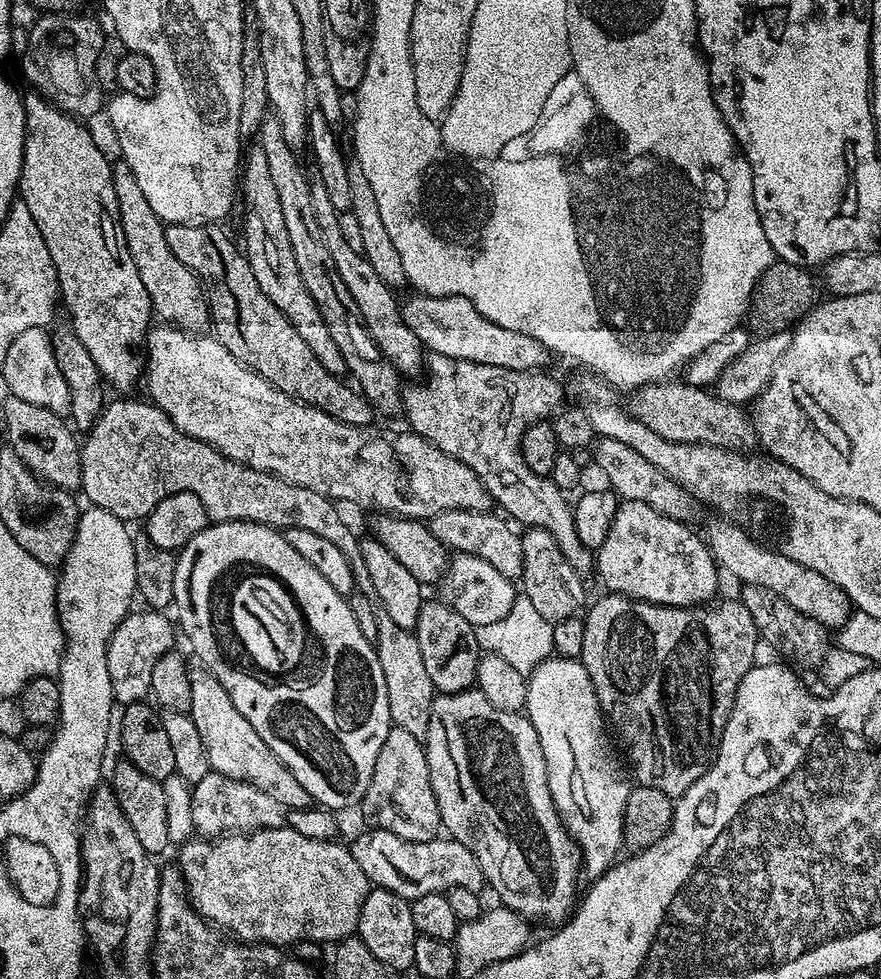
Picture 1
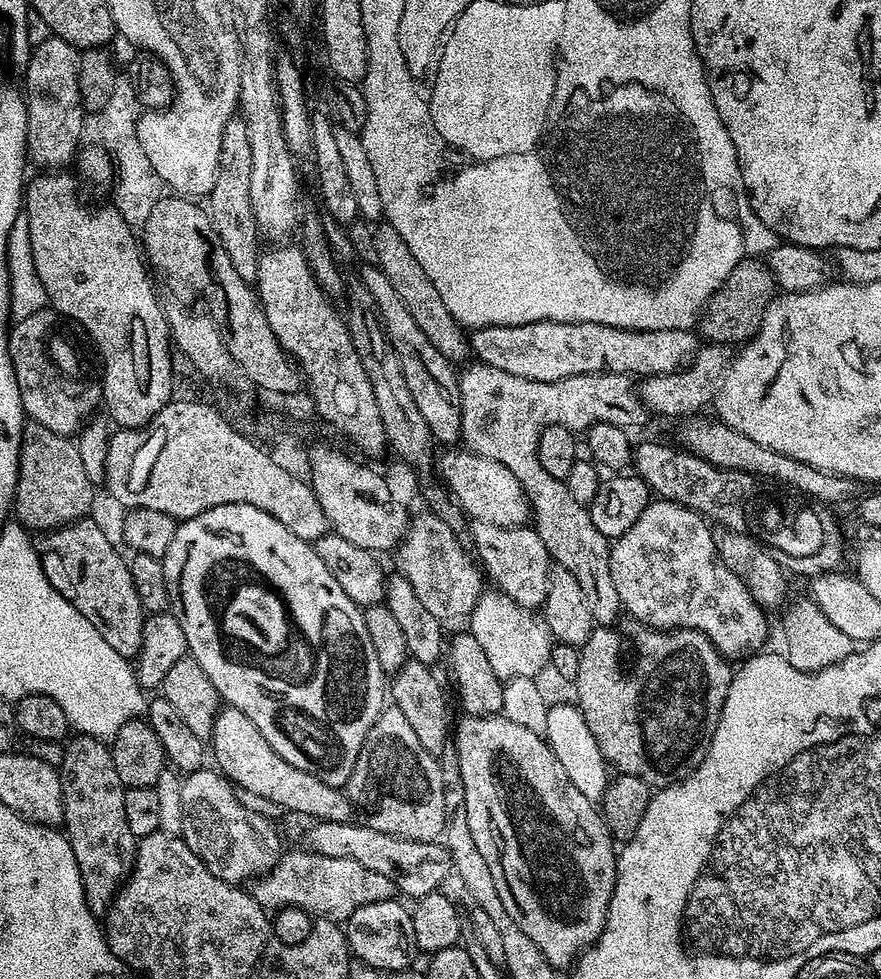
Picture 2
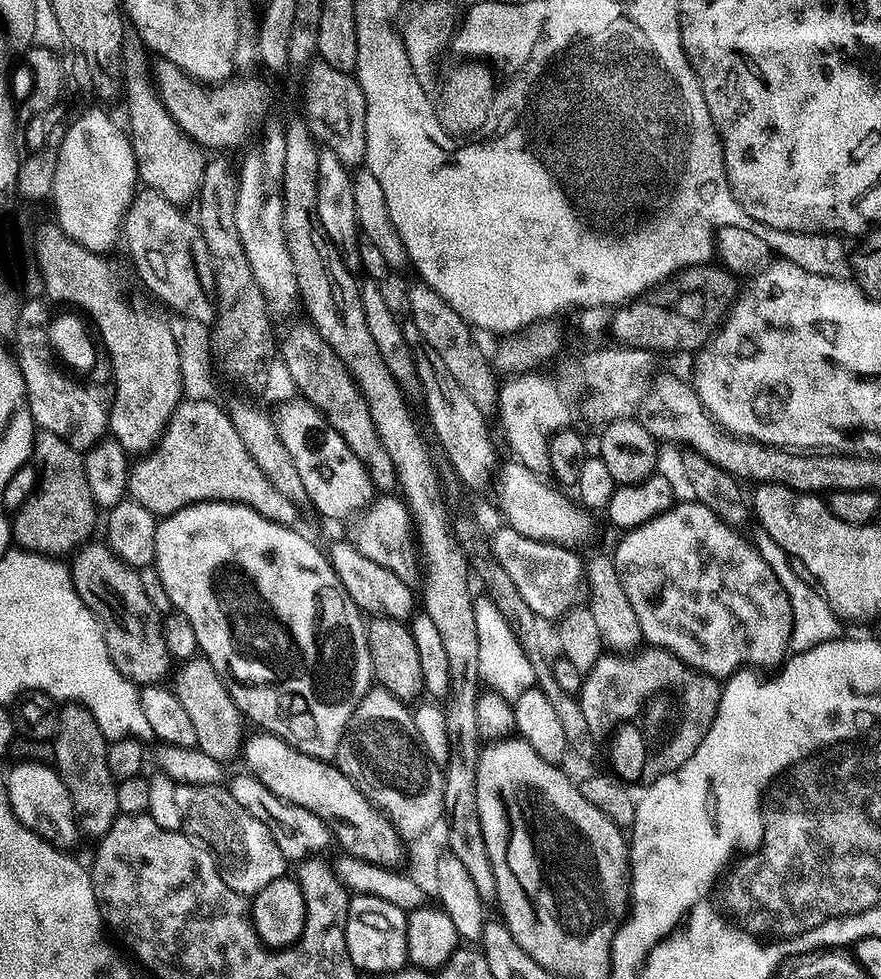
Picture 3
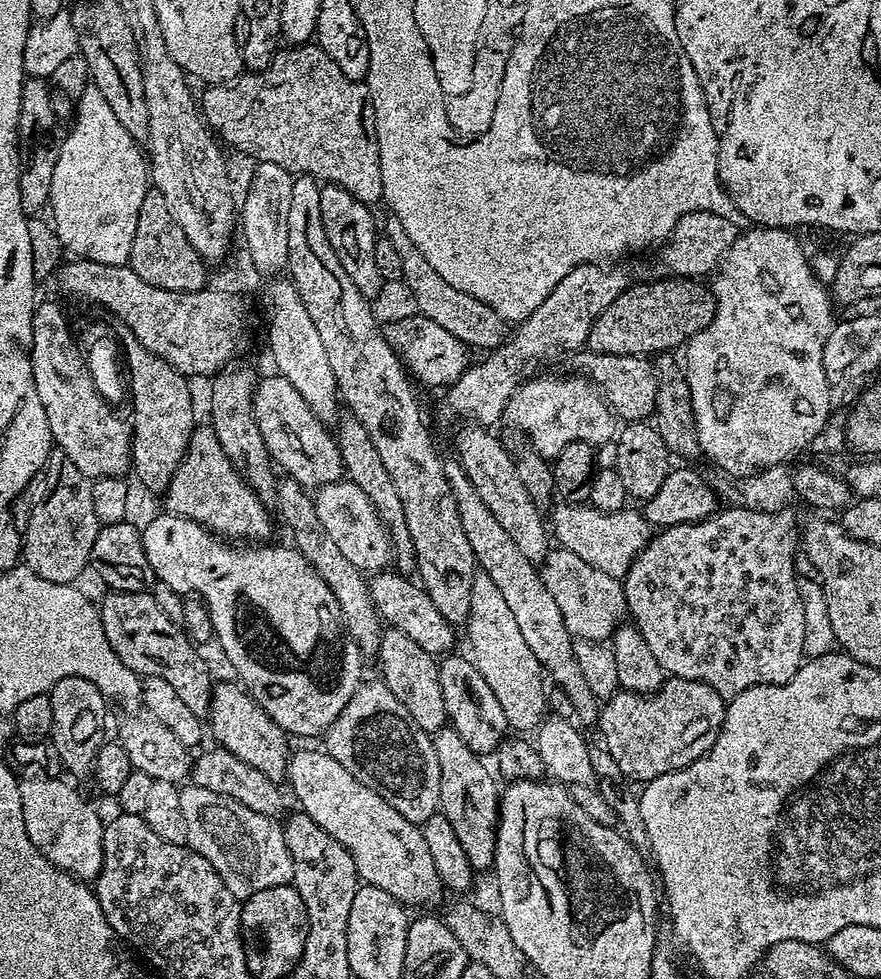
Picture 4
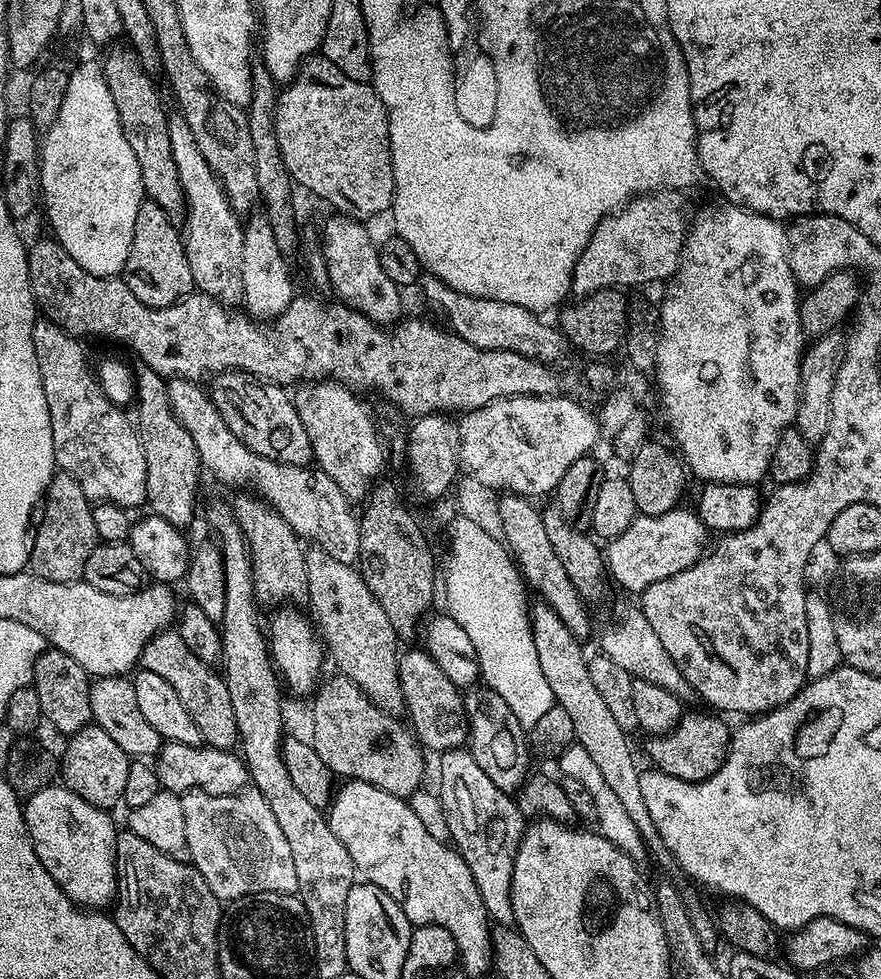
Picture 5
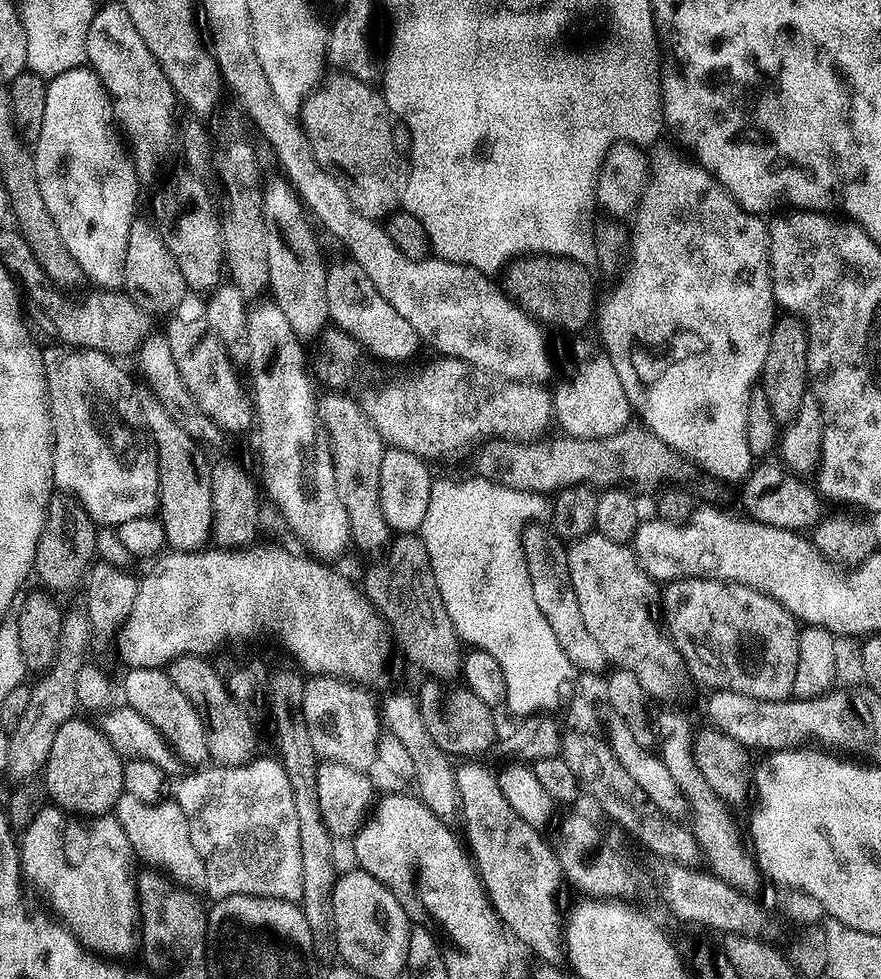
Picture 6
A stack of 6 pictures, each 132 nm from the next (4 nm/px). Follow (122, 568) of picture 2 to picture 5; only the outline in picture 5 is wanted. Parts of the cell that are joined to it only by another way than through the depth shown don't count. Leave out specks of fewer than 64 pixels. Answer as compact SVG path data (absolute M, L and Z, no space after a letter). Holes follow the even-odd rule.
M165 630L157 632L142 650L138 661L139 667L146 672L159 674L178 690L178 698L182 698L182 706L194 718L194 726L198 726L200 739L209 748L237 747L240 734L238 722L234 716L234 706L230 706L230 690L226 690L226 682L223 675L213 665L202 662L186 642L182 642L179 631Z

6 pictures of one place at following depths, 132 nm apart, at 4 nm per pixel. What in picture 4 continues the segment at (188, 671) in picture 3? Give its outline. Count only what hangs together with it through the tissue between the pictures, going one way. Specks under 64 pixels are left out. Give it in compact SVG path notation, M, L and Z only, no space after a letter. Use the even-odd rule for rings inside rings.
M217 683L212 690L212 701L208 707L206 717L210 736L215 743L225 748L234 758L242 758L246 766L254 766L254 770L262 770L266 778L280 782L288 775L288 762L290 759L290 737L283 732L266 714L247 691L239 683Z

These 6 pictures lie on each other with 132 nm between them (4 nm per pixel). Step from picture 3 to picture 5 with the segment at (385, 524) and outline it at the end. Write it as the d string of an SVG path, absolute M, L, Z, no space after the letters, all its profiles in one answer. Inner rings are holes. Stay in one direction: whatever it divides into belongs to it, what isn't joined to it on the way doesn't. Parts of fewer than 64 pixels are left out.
M172 378L167 381L167 386L172 412L178 418L178 422L182 422L182 426L186 426L186 434L190 434L190 438L194 438L194 450L198 450L200 463L207 471L209 468L222 483L233 484L234 487L240 488L236 490L261 488L264 491L262 493L263 499L293 528L301 541L312 540L308 542L315 542L334 558L338 558L338 562L355 565L359 561L360 521L357 513L352 513L353 501L349 500L346 494L342 494L342 490L338 486L338 482L334 482L334 478L330 478L325 472L321 472L312 466L299 468L293 464L277 464L275 460L251 452L233 434L230 426L226 426L222 414L216 409L215 399L211 395L208 397L199 388L201 385L197 381Z

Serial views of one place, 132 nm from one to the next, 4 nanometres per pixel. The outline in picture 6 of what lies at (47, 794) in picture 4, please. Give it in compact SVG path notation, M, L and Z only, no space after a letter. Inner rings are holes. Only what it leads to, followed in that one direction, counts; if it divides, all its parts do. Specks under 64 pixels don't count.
M49 806L43 808L38 814L38 818L34 818L34 822L30 822L28 828L23 829L20 845L20 863L23 873L29 881L37 880L44 887L44 892L48 895L48 900L52 903L51 911L66 925L70 931L76 936L76 939L84 945L85 948L105 957L105 958L128 958L132 951L138 948L138 909L136 906L136 882L134 879L134 871L132 872L132 860L134 861L134 853L130 842L126 838L126 834L122 830L122 826L117 822L115 815L105 814L89 819L85 822L83 819L77 818L75 815L69 814L63 808Z

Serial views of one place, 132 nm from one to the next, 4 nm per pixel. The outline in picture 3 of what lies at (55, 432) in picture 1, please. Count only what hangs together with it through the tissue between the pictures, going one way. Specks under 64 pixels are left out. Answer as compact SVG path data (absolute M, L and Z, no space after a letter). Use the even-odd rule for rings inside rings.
M37 431L34 464L40 467L40 485L36 493L17 510L11 521L12 540L17 549L37 552L39 556L68 558L93 539L98 509L86 482L84 457L58 434Z

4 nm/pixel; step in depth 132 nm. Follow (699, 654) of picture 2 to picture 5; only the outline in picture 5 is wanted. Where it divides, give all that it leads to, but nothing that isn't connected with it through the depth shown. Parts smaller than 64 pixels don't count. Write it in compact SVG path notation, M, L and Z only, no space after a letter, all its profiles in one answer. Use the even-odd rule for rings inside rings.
M688 712L681 715L678 723L662 736L648 740L648 756L659 771L670 774L679 780L708 780L724 765L728 756L730 728L727 728L719 715L708 712Z

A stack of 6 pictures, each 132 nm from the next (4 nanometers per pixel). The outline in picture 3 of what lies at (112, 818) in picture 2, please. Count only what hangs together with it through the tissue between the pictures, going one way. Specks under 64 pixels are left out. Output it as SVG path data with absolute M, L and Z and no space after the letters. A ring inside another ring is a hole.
M68 702L60 708L60 725L54 741L56 758L54 767L72 799L76 811L76 823L85 837L99 838L121 815L118 810L117 781L110 774L108 765L109 741L105 740L98 722L90 709L82 704Z

